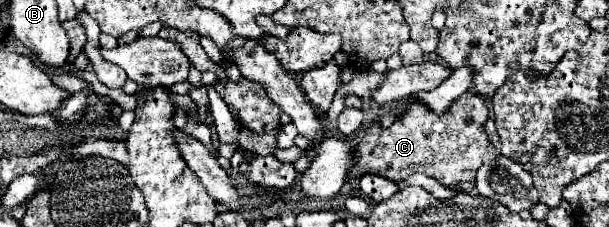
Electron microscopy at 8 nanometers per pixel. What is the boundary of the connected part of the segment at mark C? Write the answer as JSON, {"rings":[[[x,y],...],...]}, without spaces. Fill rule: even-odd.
{"rings":[[[467,91],[447,113],[431,113],[427,105],[407,105],[389,127],[381,127],[379,119],[375,119],[363,129],[363,137],[355,149],[355,163],[347,173],[347,183],[359,181],[365,173],[381,175],[391,181],[403,181],[411,173],[425,173],[443,185],[471,191],[475,187],[477,169],[497,159],[483,129],[487,117],[487,101]]]}

